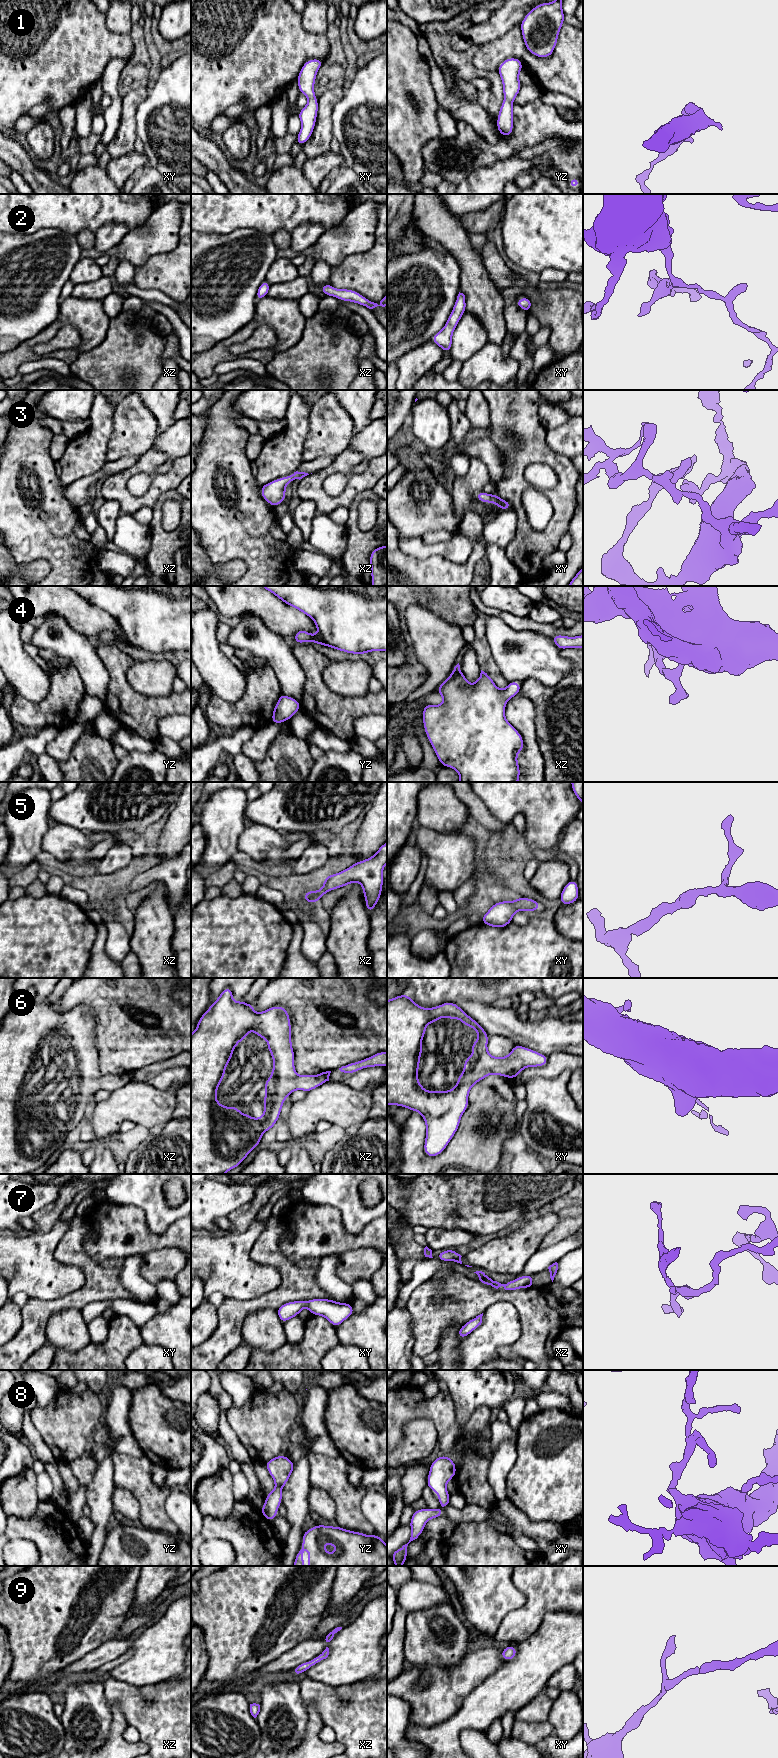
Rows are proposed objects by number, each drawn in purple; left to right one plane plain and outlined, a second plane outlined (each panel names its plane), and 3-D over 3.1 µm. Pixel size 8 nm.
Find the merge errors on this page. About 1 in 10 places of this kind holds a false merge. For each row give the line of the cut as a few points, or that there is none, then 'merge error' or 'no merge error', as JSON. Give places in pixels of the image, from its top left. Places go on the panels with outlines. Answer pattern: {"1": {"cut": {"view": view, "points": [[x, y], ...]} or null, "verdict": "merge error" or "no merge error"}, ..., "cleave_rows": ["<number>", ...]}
{"1": {"cut": null, "verdict": "no merge error"}, "2": {"cut": null, "verdict": "no merge error"}, "3": {"cut": null, "verdict": "no merge error"}, "4": {"cut": null, "verdict": "no merge error"}, "5": {"cut": null, "verdict": "no merge error"}, "6": {"cut": null, "verdict": "no merge error"}, "7": {"cut": null, "verdict": "no merge error"}, "8": {"cut": null, "verdict": "no merge error"}, "9": {"cut": null, "verdict": "no merge error"}, "cleave_rows": []}

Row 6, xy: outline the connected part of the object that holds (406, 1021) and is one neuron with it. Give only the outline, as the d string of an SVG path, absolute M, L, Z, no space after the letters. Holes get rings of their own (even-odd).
M408 994L399 995L399 996L396 996L396 997L390 999L390 1000L387 1000L387 1106L397 1105L397 1106L401 1106L401 1107L406 1107L409 1110L417 1111L418 1113L420 1113L422 1115L422 1117L425 1121L425 1124L426 1124L426 1138L425 1138L425 1142L424 1142L424 1153L427 1156L435 1157L435 1156L441 1154L445 1150L446 1146L449 1144L450 1140L453 1138L454 1134L456 1133L456 1131L459 1128L461 1116L464 1114L464 1112L468 1108L468 1095L469 1095L469 1092L470 1092L470 1090L474 1084L476 1084L480 1080L486 1078L487 1076L489 1076L493 1073L495 1075L504 1076L504 1077L507 1077L509 1079L514 1079L515 1077L517 1077L520 1074L520 1072L523 1069L525 1069L527 1067L531 1067L531 1066L542 1067L542 1066L547 1064L548 1056L540 1054L540 1053L538 1053L532 1049L523 1047L521 1045L514 1045L514 1048L505 1057L493 1057L489 1054L489 1052L487 1050L488 1038L489 1038L489 1036L487 1035L487 1033L483 1029L483 1027L478 1022L476 1022L473 1018L471 1018L468 1014L466 1014L456 1003L445 1002L445 1003L437 1006L437 1007L423 1008L423 1007L419 1006L418 1004L416 1004L410 998L410 996ZM443 1017L448 1017L450 1020L454 1020L455 1018L457 1018L462 1022L463 1025L467 1025L467 1026L471 1027L472 1029L475 1029L477 1031L478 1039L476 1041L474 1041L473 1045L470 1047L470 1050L472 1050L474 1052L474 1054L465 1059L463 1072L459 1075L459 1078L456 1082L455 1087L452 1090L447 1090L447 1091L438 1091L438 1090L427 1091L422 1087L422 1085L420 1084L420 1082L418 1080L418 1070L419 1070L419 1064L420 1064L420 1057L423 1053L422 1052L422 1040L423 1040L424 1034L426 1032L427 1025L429 1023L437 1022L439 1019L441 1019Z

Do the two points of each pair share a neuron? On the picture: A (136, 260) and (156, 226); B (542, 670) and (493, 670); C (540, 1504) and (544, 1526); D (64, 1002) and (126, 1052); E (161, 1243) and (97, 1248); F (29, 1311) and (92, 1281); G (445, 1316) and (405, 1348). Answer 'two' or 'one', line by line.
A: one
B: two
C: two
D: one
E: one
F: one
G: two

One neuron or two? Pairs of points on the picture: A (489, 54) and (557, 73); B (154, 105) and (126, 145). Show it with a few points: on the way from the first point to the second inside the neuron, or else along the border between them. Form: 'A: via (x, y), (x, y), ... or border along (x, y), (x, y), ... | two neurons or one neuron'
A: via (506, 52), (521, 52), (534, 65), (540, 68) | one neuron
B: border along (138, 108), (136, 112), (136, 137) | two neurons

